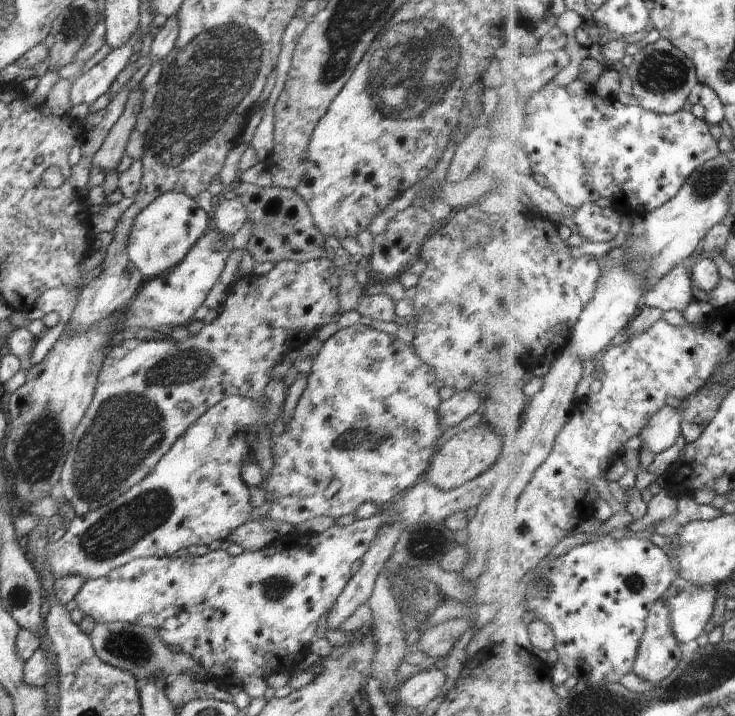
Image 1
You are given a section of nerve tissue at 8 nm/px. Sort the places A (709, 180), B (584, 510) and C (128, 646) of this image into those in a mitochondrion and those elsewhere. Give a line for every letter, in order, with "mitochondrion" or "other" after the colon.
A: mitochondrion
B: other
C: mitochondrion

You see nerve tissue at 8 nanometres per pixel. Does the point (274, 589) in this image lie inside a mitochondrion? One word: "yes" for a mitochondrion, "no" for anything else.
yes

